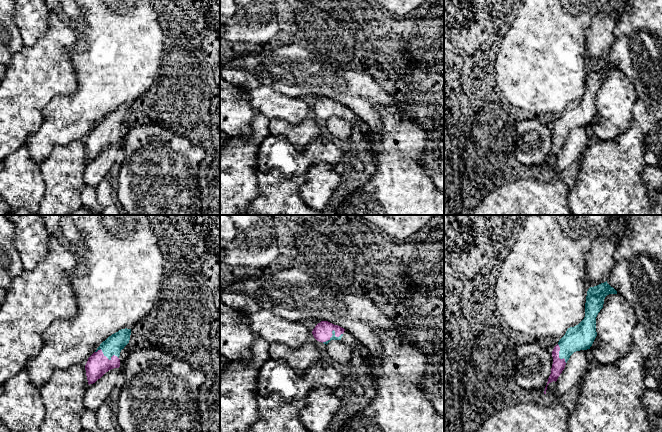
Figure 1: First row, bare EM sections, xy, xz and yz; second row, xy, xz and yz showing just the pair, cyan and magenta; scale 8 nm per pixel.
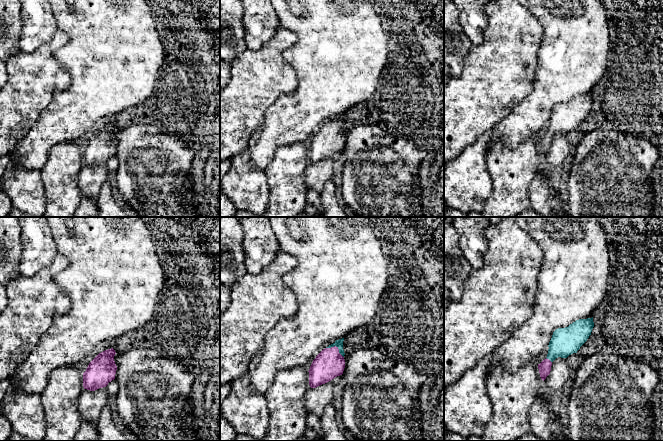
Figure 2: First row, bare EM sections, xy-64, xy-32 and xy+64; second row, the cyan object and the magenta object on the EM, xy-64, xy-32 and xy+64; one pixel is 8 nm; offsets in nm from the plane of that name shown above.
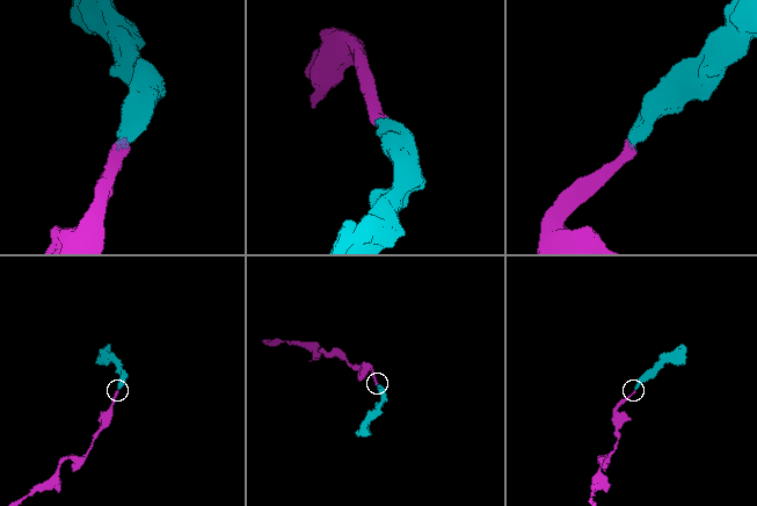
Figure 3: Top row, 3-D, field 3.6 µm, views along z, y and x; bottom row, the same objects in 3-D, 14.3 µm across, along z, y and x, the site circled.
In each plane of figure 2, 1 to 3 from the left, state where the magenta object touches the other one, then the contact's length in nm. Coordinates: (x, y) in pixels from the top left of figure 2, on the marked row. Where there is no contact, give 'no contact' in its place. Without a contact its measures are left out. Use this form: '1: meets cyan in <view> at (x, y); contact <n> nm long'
1: no contact
2: meets cyan in xy-32 at (336, 346); contact 170 nm long
3: meets cyan in xy+64 at (549, 359); contact 60 nm long

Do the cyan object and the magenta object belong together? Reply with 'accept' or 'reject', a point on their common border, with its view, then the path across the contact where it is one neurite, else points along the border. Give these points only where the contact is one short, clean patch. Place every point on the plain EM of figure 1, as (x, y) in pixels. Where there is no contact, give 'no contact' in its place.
accept | xz (332, 111) | across xz (333, 113), (332, 111), (322, 108)

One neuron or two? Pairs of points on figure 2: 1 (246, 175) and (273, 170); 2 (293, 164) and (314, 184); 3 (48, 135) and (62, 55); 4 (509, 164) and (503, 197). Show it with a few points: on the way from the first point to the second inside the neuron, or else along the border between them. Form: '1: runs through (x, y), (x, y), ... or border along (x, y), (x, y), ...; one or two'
1: border along (263, 170), (266, 176), (269, 195); two
2: border along (310, 163), (305, 172), (305, 186), (307, 189); two
3: runs through (67, 115), (77, 105), (77, 75); one
4: runs through (509, 172), (508, 189); one

